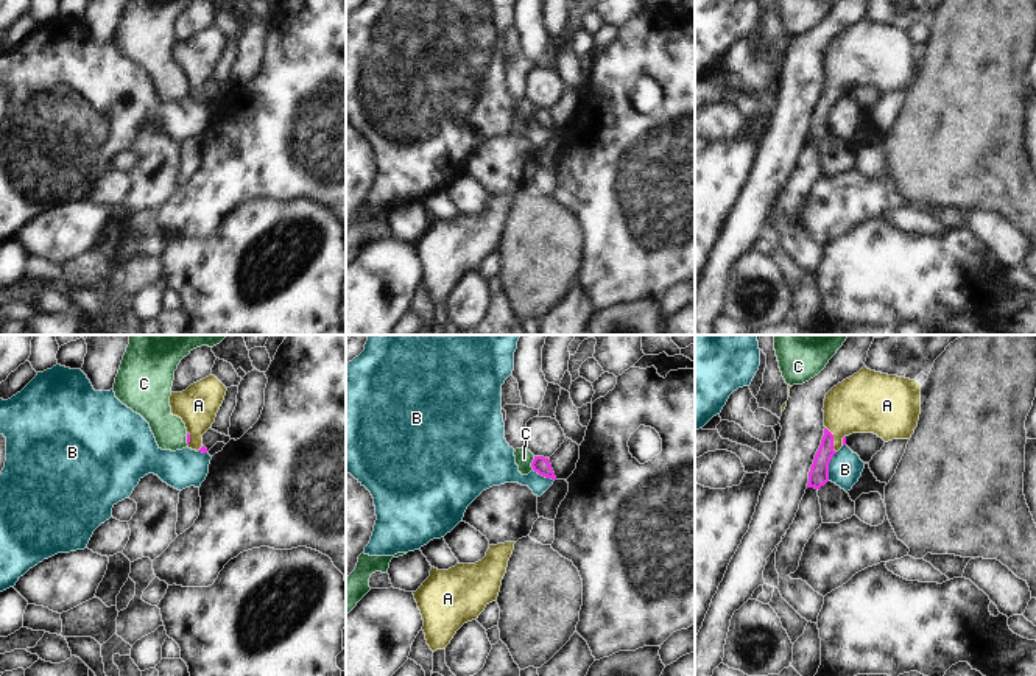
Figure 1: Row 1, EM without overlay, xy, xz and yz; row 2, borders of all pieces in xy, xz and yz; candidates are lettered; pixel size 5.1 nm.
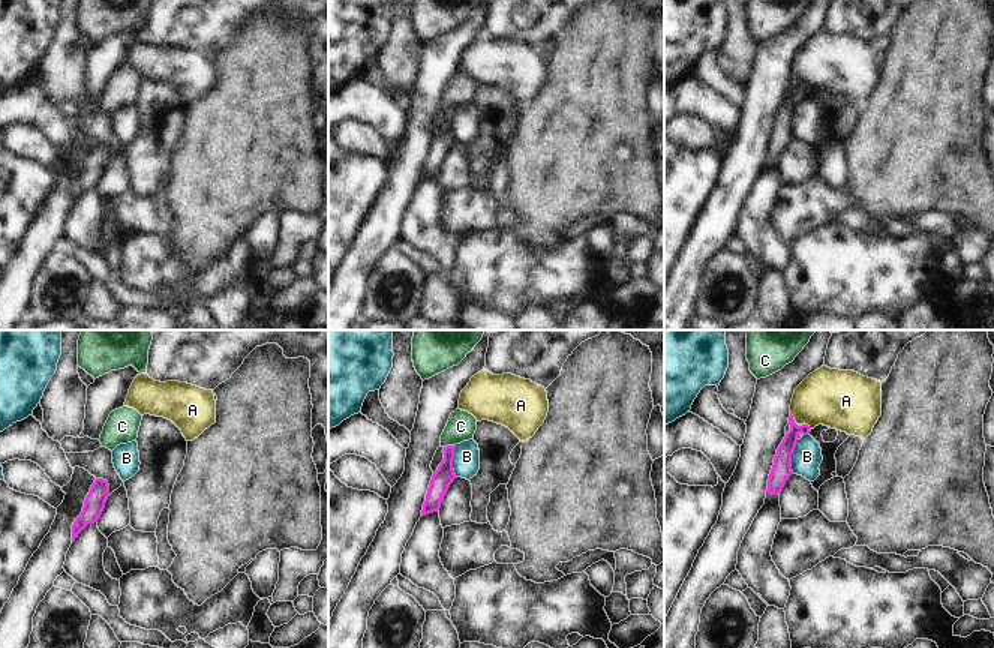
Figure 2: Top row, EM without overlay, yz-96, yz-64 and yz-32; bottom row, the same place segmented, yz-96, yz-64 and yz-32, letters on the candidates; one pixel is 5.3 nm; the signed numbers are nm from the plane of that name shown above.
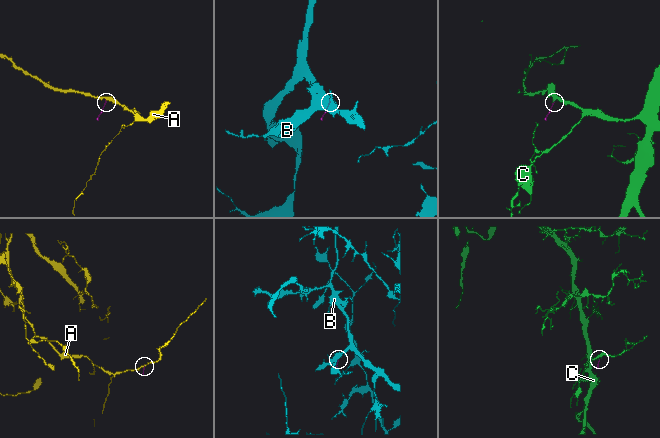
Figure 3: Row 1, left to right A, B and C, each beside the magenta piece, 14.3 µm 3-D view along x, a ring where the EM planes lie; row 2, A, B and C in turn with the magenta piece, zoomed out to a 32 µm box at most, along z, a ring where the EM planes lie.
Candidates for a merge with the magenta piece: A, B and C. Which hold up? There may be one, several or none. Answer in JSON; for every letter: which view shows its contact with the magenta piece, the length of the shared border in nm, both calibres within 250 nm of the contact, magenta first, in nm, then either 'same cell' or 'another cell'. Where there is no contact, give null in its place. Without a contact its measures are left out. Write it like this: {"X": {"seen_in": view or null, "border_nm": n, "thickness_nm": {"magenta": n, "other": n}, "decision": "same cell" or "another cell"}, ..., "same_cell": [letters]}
{"A": {"seen_in": "yz", "border_nm": 140, "thickness_nm": {"magenta": 110, "other": 300}, "decision": "same cell"}, "B": {"seen_in": "yz", "border_nm": 160, "thickness_nm": {"magenta": 110, "other": 170}, "decision": "another cell"}, "C": {"seen_in": "xz", "border_nm": 70, "thickness_nm": {"magenta": 90, "other": 90}, "decision": "another cell"}, "same_cell": ["A"]}

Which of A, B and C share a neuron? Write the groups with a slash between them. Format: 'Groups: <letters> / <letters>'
Groups: A / B / C.

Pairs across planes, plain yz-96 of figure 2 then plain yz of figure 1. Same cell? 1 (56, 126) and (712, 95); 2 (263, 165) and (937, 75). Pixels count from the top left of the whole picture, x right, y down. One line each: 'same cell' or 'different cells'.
1: same cell
2: same cell

